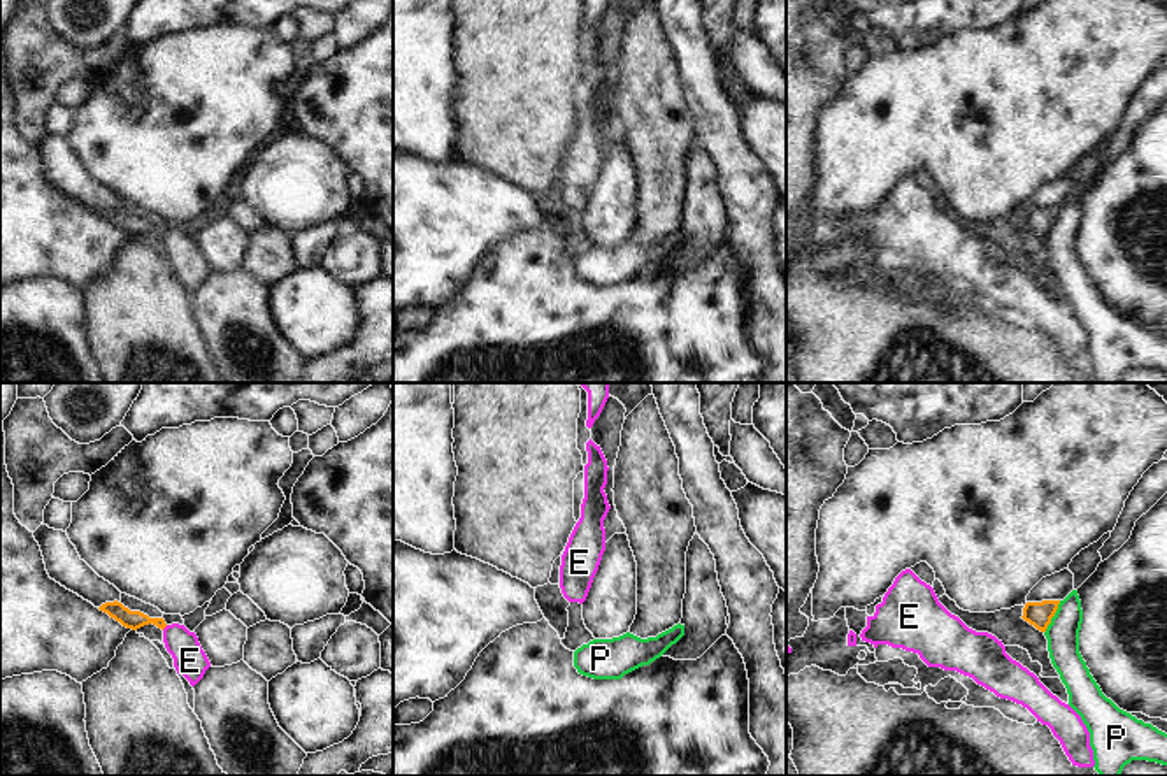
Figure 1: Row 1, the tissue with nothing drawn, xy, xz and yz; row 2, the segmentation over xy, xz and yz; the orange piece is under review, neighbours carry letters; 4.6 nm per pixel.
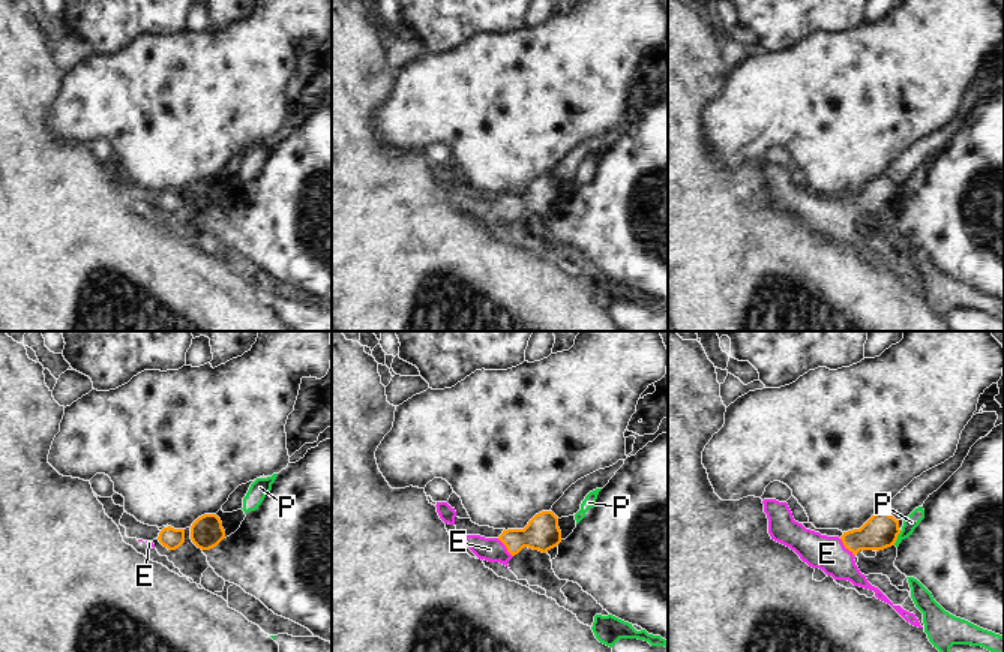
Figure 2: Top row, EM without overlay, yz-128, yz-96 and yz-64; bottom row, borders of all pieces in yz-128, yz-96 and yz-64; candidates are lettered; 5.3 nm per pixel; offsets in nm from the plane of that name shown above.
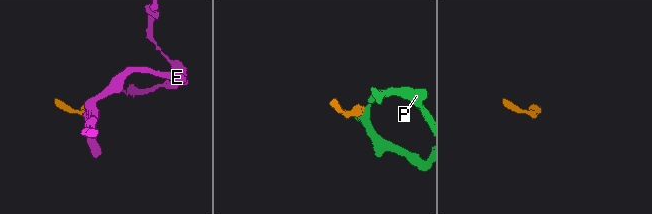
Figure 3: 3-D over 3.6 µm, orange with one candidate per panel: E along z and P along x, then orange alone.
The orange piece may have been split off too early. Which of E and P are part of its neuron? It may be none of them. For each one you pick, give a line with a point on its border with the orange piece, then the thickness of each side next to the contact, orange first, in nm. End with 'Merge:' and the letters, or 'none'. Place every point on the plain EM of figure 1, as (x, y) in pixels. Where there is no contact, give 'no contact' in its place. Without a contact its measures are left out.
E: xy (164, 234) | 90/150 nm
Merge: E

